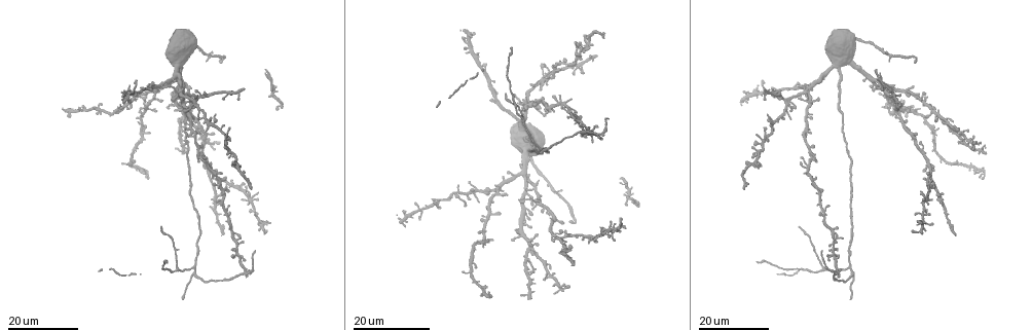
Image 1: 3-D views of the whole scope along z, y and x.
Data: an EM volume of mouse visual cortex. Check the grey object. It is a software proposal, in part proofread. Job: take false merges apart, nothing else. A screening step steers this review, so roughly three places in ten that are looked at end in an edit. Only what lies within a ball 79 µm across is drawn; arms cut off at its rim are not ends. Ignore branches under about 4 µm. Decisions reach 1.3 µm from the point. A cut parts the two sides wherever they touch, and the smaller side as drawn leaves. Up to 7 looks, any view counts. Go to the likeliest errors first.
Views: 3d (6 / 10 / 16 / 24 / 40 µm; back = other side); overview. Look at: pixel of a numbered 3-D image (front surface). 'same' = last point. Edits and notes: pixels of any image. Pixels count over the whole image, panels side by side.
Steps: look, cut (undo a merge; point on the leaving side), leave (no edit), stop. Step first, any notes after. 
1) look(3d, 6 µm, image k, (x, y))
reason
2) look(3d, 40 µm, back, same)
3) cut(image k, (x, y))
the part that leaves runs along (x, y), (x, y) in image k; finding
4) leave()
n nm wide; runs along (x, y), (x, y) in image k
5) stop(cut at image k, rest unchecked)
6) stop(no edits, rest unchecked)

look(3d, 24 µm, image 1, (455, 195))
branch point

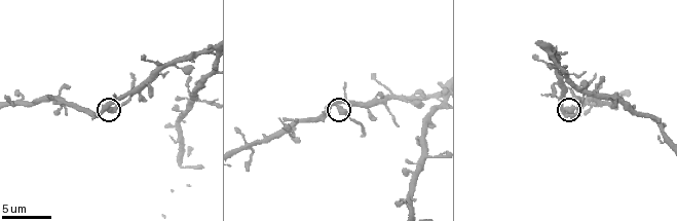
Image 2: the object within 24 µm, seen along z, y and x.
look(3d, 10 µm, image 2, (106, 107))
zoom in

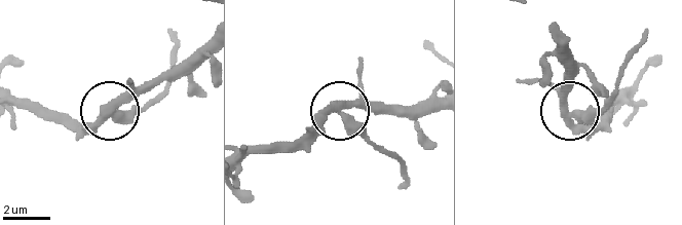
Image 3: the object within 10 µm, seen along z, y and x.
cut(image 3, (133, 111))
360 nm wide; the part that leaves runs along (106, 115), (134, 113), (163, 85), (175, 57), (168, 29) in image 3; two neurons meet here

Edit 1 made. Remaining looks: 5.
look(overview)

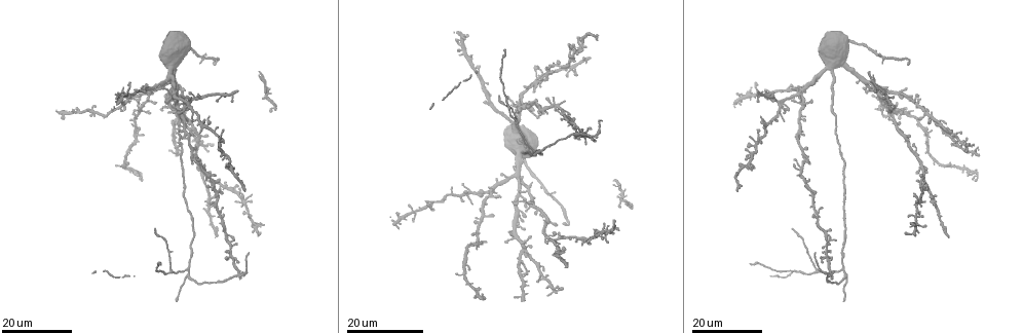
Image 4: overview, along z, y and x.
look(3d, 24 µm, image 4, (801, 105))
small branch off a trunk

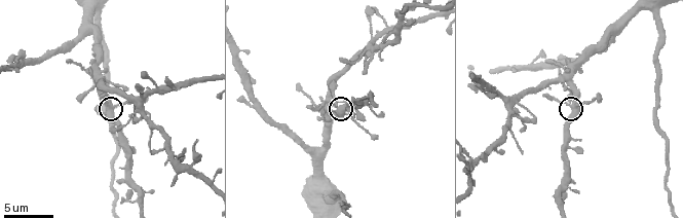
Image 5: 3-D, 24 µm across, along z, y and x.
look(3d, 6 µm, image 5, (112, 109))
closer look

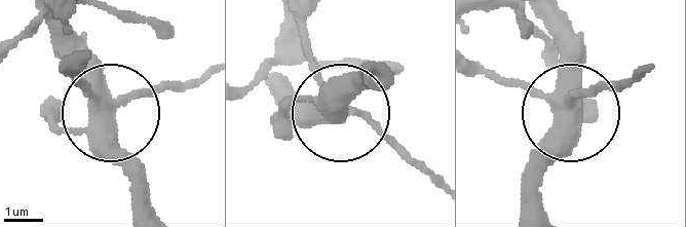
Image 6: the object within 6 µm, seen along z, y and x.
leave()
410 nm wide; runs along (554, 14), (570, 109), (586, 92), (612, 92), (639, 77) in image 6; continuous, no second neuron

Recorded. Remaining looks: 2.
look(3d, 24 µm, image 4, (187, 277))
three-way junction

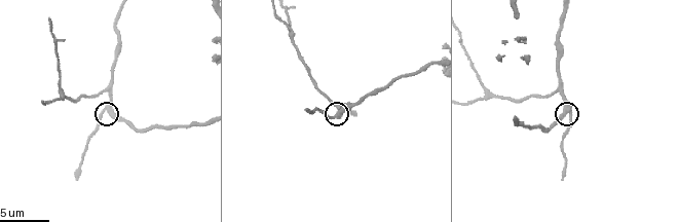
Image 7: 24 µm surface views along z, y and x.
look(3d, 10 µm, image 7, (337, 116))

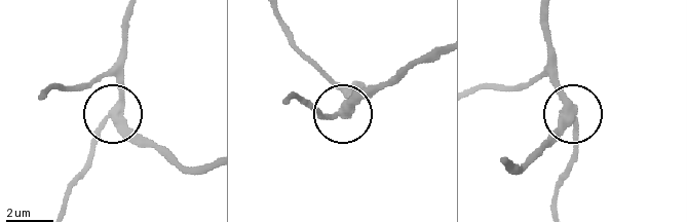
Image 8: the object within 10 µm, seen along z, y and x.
leave()
runs along (129, 17), (122, 95), (82, 169) in image 8; one neuron here

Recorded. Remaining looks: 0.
stop(cut at image 3, rest unchecked)

